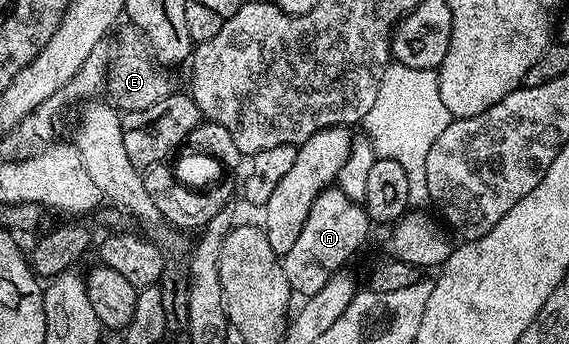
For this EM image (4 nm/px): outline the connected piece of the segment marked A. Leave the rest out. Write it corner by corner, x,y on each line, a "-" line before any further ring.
329,187
319,194
311,205
308,217
304,221
296,243
280,257
286,282
299,298
305,299
316,295
334,273
343,268
342,265
370,237
372,222
365,208
359,202
348,199
344,191
337,187

